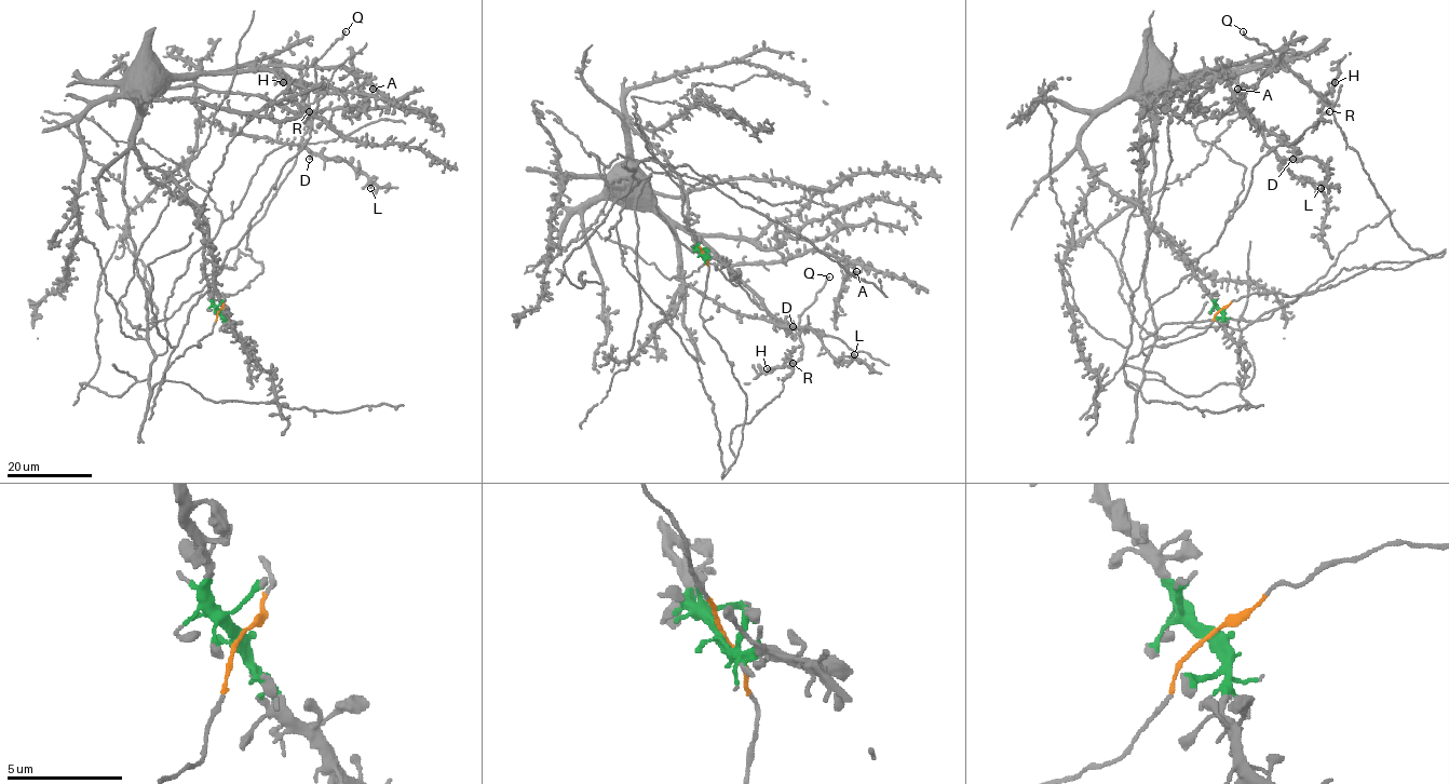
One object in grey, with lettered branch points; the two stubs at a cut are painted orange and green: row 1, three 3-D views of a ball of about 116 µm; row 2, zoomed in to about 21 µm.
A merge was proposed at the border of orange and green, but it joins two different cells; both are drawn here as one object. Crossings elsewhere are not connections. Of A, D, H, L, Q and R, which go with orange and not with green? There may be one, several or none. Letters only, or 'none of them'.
H, Q, R

